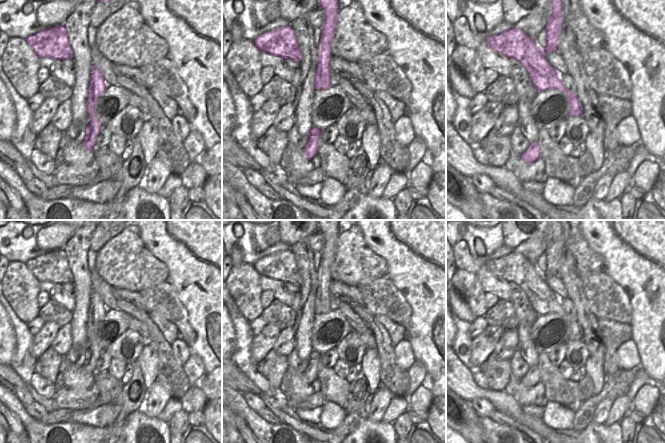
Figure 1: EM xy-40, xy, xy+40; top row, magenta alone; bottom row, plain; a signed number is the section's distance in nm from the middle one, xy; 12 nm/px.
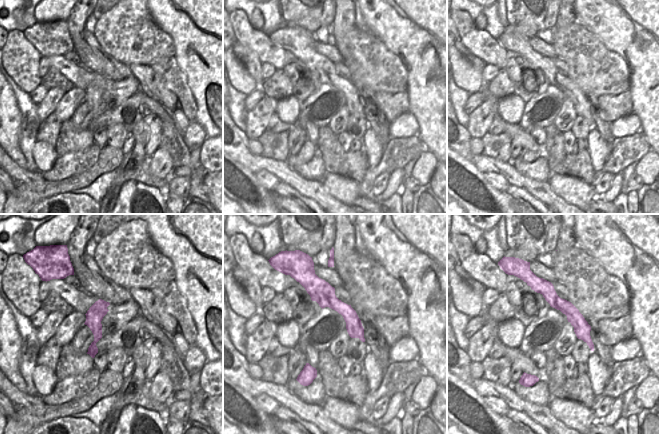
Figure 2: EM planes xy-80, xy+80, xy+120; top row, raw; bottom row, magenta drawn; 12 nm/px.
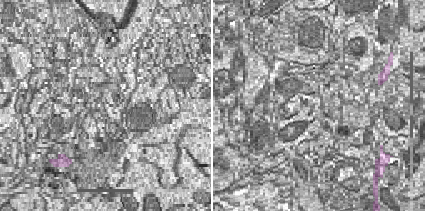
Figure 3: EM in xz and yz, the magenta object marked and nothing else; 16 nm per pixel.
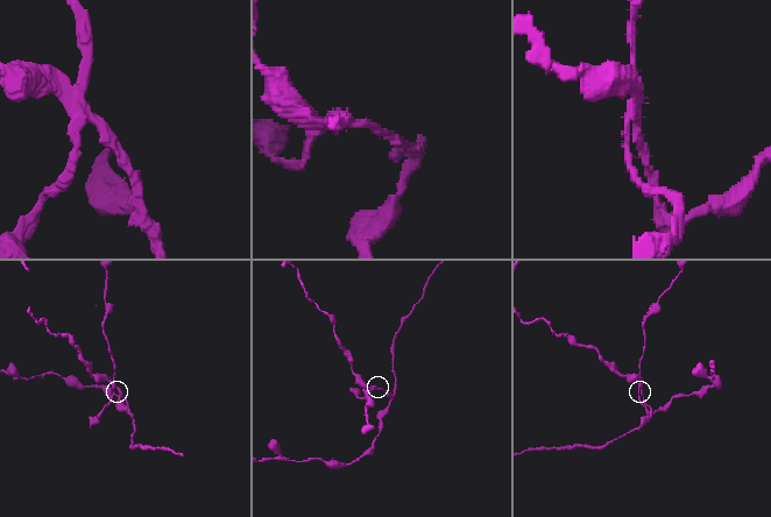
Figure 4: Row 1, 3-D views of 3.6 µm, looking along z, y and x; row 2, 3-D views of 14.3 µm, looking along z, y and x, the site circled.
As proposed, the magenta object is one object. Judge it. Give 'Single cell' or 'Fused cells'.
Fused cells

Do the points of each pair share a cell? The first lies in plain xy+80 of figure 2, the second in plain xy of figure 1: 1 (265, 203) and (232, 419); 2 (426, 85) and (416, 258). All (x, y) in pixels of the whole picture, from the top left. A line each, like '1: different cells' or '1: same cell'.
1: same cell
2: same cell

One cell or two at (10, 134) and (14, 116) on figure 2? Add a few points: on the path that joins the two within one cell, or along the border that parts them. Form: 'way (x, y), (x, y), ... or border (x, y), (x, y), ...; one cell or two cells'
way (10, 130), (10, 122), (12, 120); one cell

